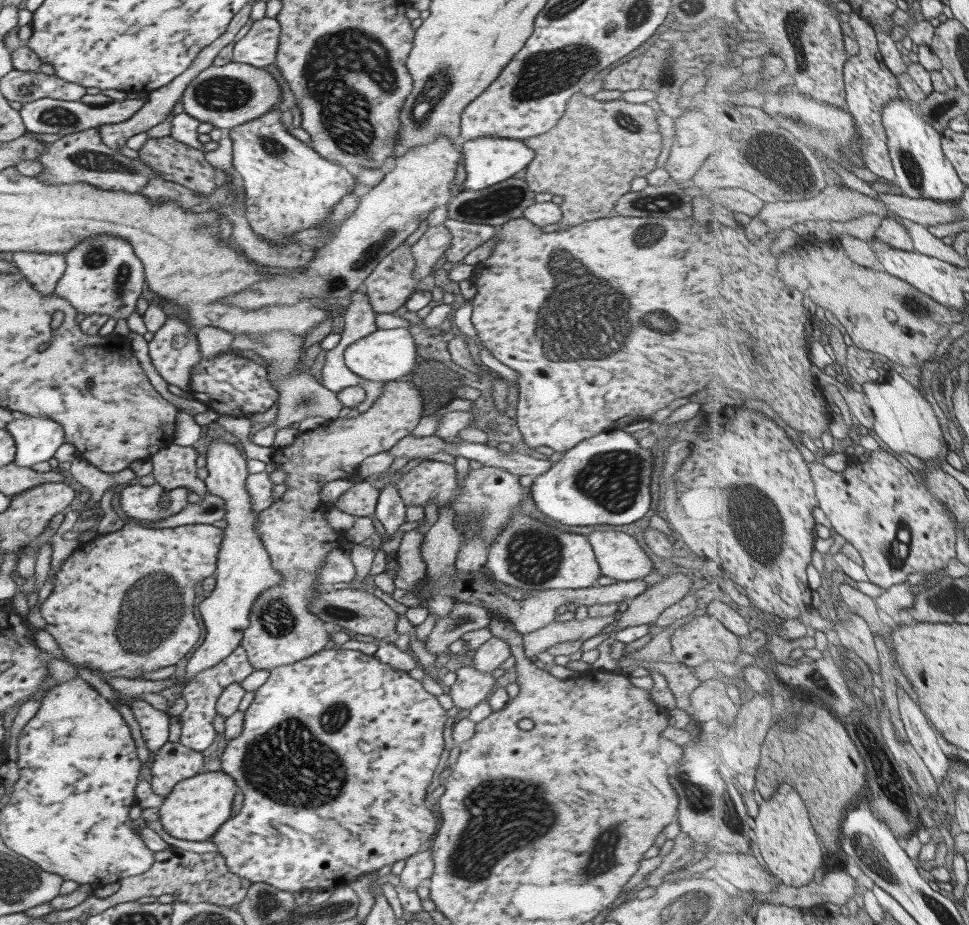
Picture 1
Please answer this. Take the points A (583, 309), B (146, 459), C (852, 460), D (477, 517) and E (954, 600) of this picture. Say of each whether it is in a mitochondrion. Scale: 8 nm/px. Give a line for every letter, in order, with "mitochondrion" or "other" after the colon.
A: mitochondrion
B: other
C: other
D: mitochondrion
E: mitochondrion

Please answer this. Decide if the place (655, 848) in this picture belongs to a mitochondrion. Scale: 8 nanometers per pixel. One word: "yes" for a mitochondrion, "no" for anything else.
no

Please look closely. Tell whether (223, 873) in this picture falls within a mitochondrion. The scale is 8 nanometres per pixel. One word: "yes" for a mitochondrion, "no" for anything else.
no

